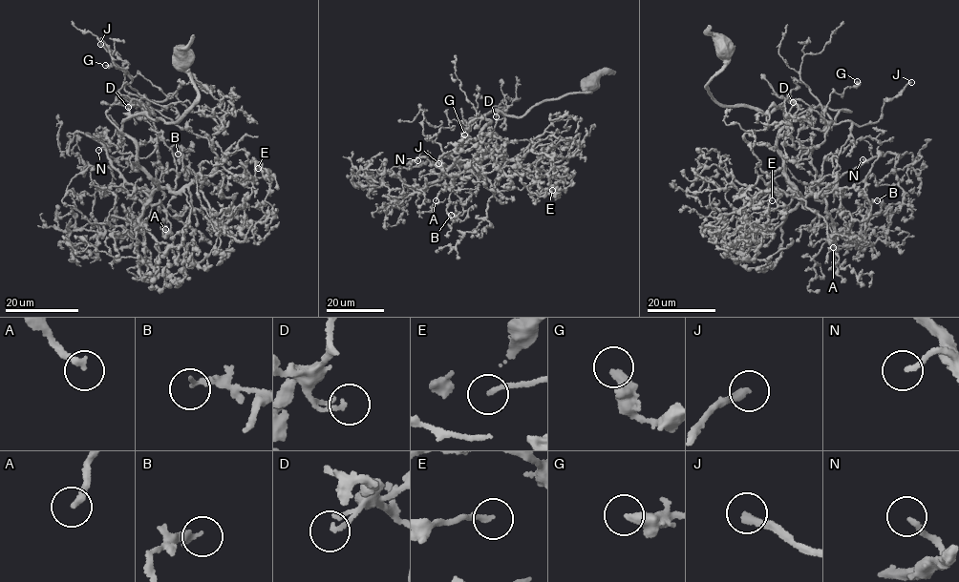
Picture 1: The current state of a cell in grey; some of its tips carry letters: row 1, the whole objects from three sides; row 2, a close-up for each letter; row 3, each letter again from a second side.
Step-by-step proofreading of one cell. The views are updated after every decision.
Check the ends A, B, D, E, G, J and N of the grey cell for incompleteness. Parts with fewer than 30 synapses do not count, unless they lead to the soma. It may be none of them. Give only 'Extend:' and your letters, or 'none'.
Extend: A, J, N

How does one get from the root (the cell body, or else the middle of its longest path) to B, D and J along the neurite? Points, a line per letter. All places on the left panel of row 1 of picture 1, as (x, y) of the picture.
B: (187, 57), (194, 106), (122, 129), (163, 187), (183, 171), (178, 154)
D: (187, 57), (197, 95), (194, 106), (172, 122), (131, 114), (128, 107)
J: (187, 57), (195, 105), (155, 120), (131, 114), (123, 83), (149, 101), (125, 91), (125, 61), (100, 44)

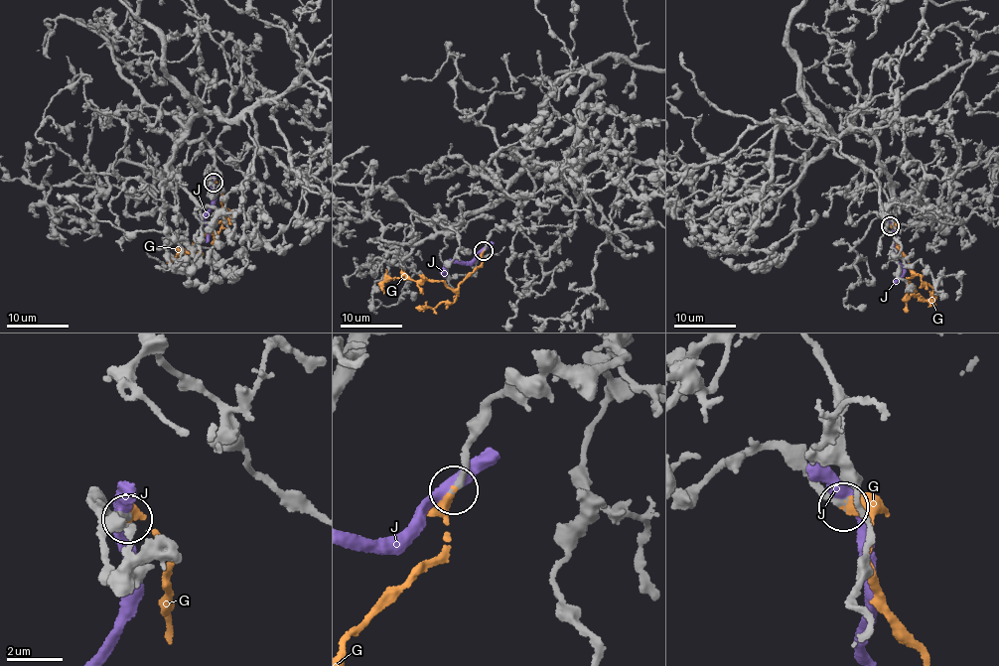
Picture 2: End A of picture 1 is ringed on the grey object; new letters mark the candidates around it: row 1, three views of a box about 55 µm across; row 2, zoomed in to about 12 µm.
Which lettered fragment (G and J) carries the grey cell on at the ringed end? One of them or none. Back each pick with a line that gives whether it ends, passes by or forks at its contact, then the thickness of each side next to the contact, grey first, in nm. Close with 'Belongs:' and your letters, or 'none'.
G: It passes by. Thickness 260 nm (grey) against 320 nm
Belongs: G

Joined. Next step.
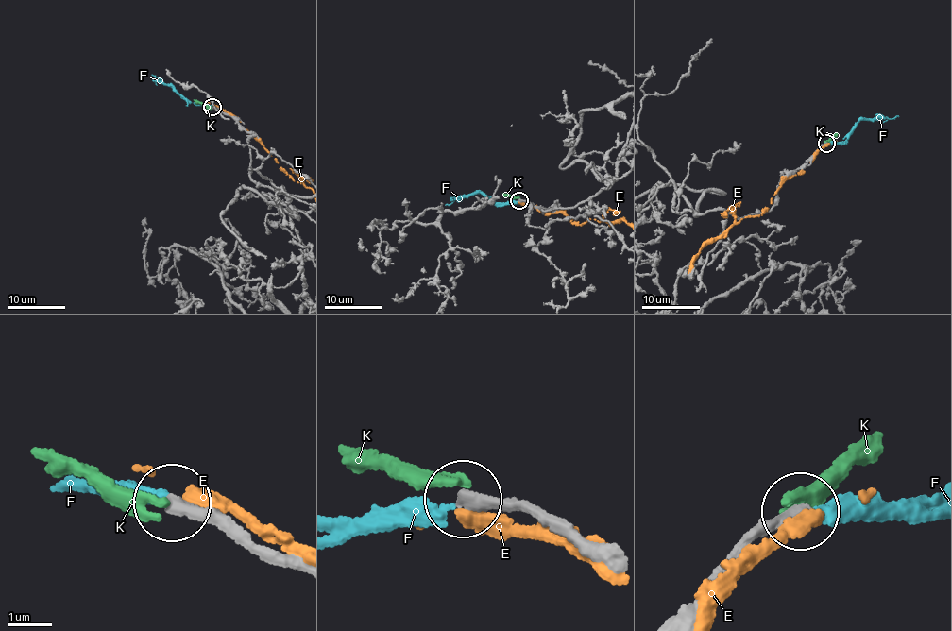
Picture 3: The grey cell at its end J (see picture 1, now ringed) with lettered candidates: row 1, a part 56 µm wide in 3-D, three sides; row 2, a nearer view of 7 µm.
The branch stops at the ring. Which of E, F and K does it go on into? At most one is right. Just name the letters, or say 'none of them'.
none of them

